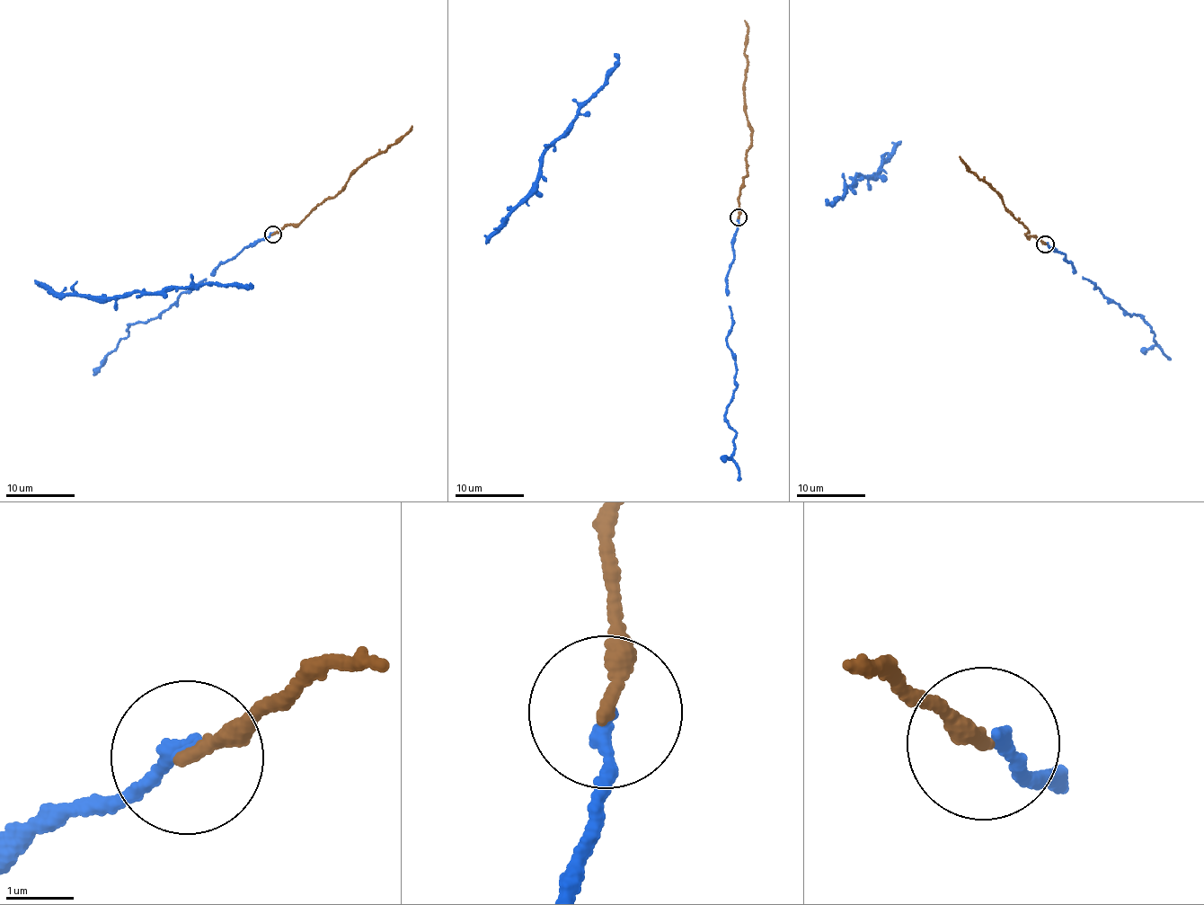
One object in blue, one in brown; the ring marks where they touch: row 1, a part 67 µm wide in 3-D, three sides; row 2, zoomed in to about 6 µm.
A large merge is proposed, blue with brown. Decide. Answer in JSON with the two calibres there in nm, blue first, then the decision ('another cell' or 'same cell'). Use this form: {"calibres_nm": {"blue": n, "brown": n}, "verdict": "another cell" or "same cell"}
{"calibres_nm": {"blue": 200, "brown": 240}, "verdict": "same cell"}

